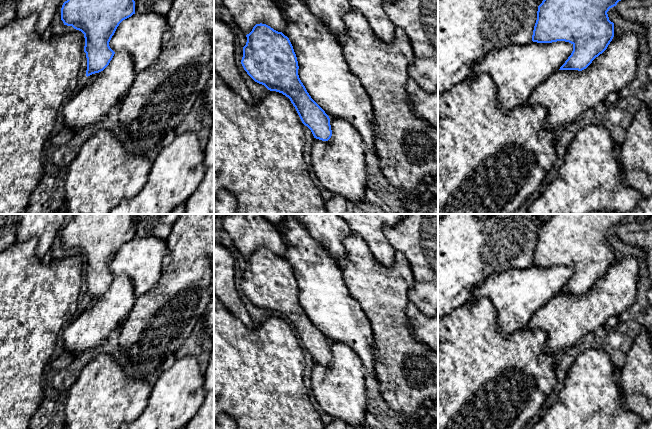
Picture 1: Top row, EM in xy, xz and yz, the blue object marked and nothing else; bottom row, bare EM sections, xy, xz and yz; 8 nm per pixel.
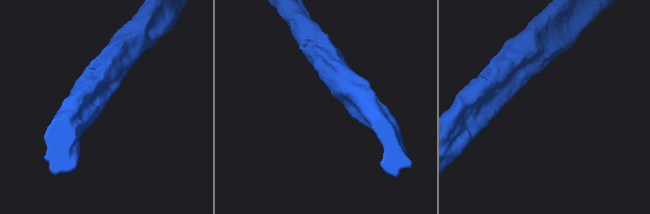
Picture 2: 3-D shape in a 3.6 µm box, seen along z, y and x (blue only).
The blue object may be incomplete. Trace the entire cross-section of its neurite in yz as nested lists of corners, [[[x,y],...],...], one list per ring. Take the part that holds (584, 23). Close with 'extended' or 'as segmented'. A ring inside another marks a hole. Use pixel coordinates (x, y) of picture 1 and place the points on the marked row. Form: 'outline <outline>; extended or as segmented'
outline [[[543,0],[538,6],[537,20],[534,26],[532,41],[537,43],[569,42],[573,51],[559,70],[586,69],[592,61],[602,54],[614,37],[614,23],[609,20],[607,12],[621,0]]]; as segmented

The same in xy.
outline [[[67,0],[61,8],[64,25],[84,34],[86,76],[103,71],[115,52],[109,42],[119,24],[135,14],[134,0]]]; as segmented

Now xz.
outline [[[262,23],[256,24],[246,37],[241,64],[247,74],[268,90],[288,97],[314,138],[328,141],[332,136],[330,118],[301,82],[289,38]]]; as segmented

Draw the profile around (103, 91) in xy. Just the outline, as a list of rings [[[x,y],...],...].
[[[128,51],[115,53],[103,71],[88,76],[84,87],[65,101],[62,106],[64,127],[77,132],[100,122],[112,108],[120,103],[135,76],[134,60],[131,54]]]

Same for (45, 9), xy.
[[[17,0],[16,19],[36,14],[38,20],[35,29],[42,36],[62,3],[63,0]]]

